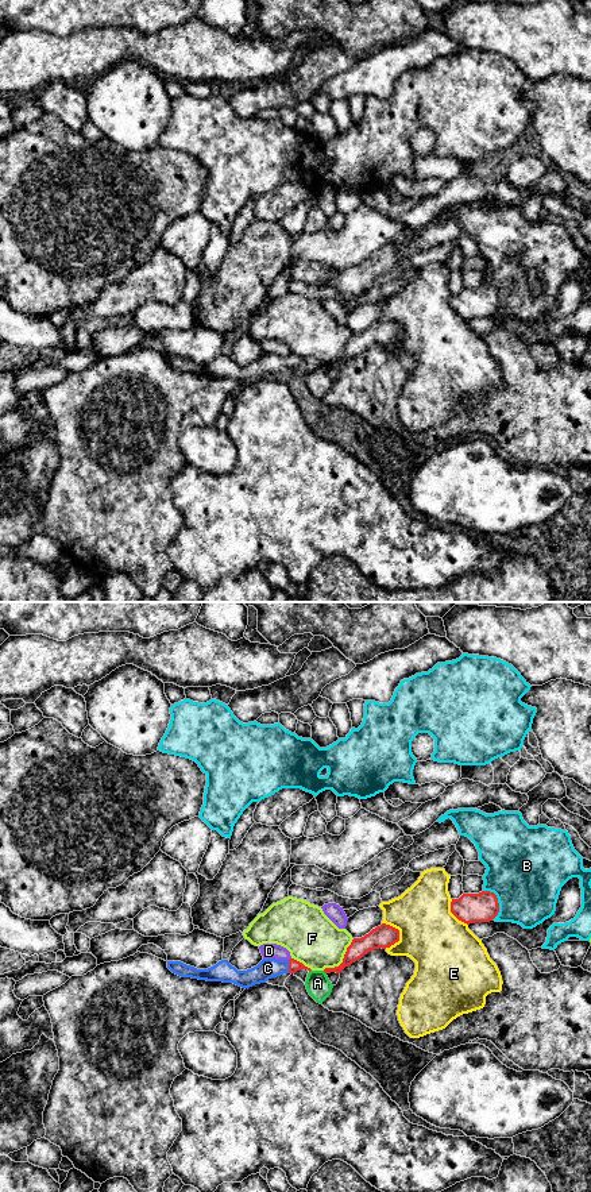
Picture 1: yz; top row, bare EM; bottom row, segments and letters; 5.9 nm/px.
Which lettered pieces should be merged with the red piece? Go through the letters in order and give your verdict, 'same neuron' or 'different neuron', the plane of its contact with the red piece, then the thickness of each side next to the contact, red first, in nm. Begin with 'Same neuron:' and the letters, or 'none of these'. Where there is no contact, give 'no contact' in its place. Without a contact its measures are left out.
Same neuron: C
A: different neuron | no contact
B: different neuron | yz | 180/460 nm
C: same neuron | yz | 70/120 nm
D: different neuron | no contact
E: different neuron | yz | 140/360 nm
F: different neuron | yz | 120/320 nm

